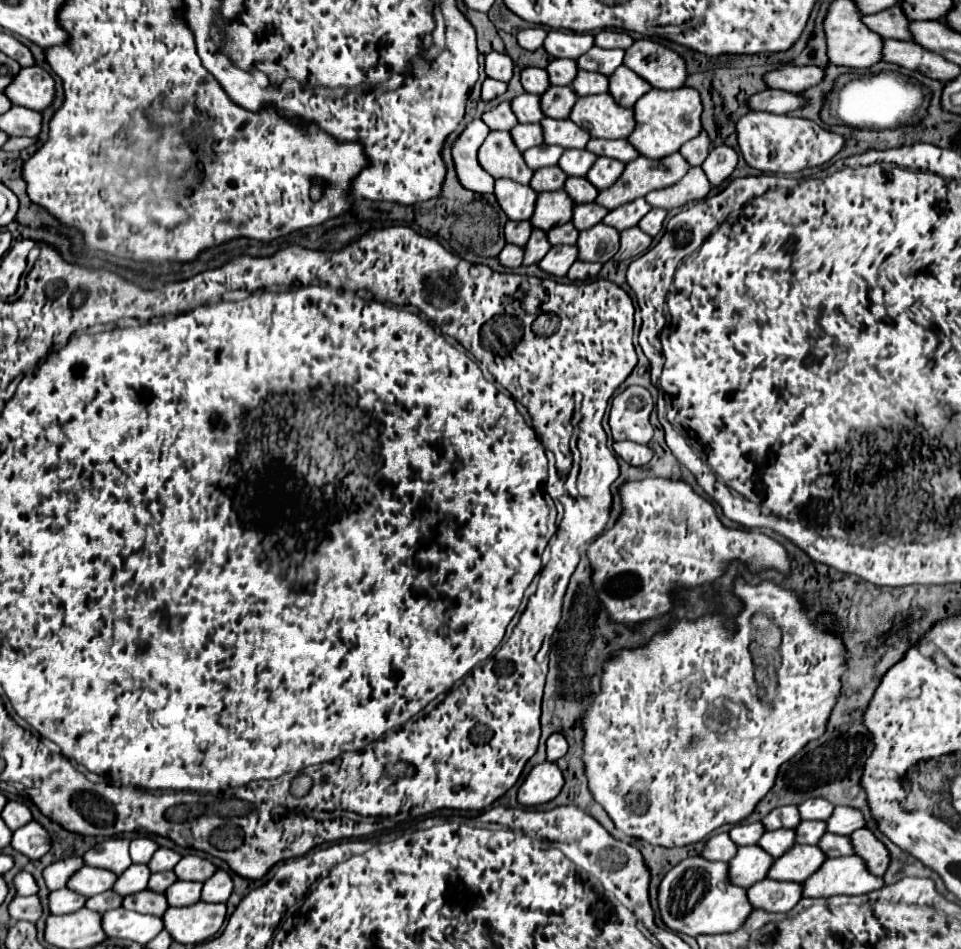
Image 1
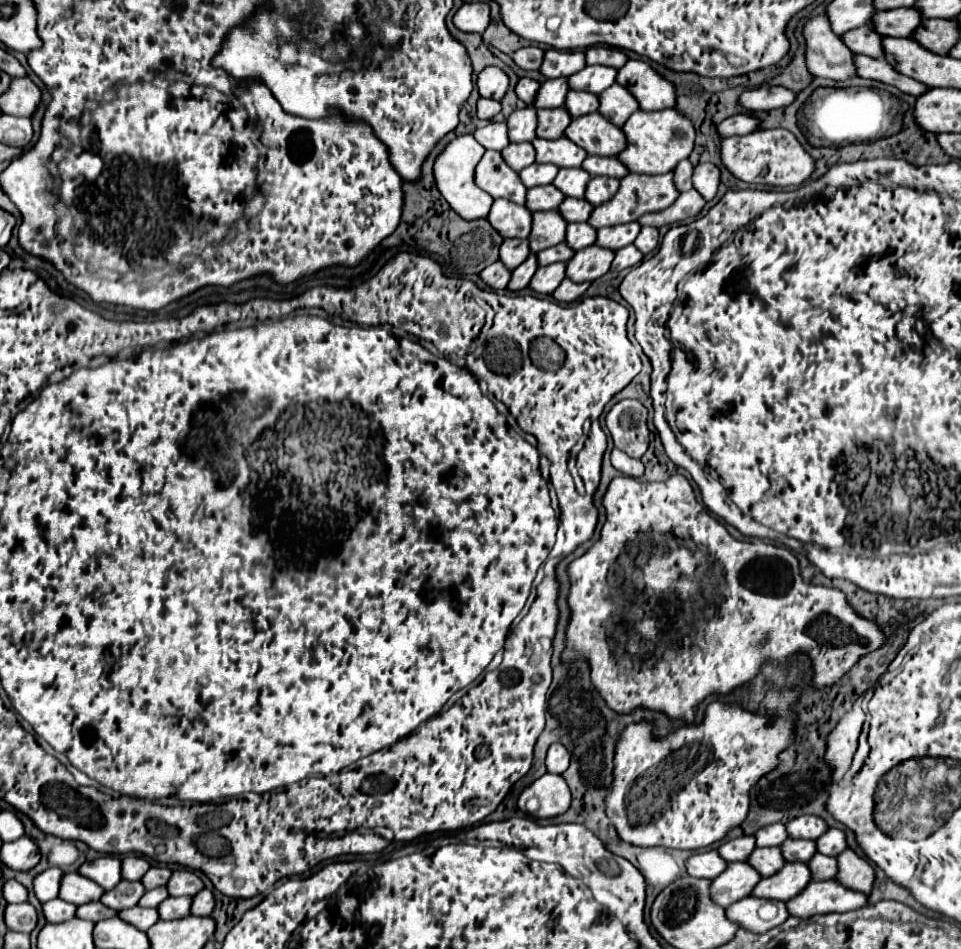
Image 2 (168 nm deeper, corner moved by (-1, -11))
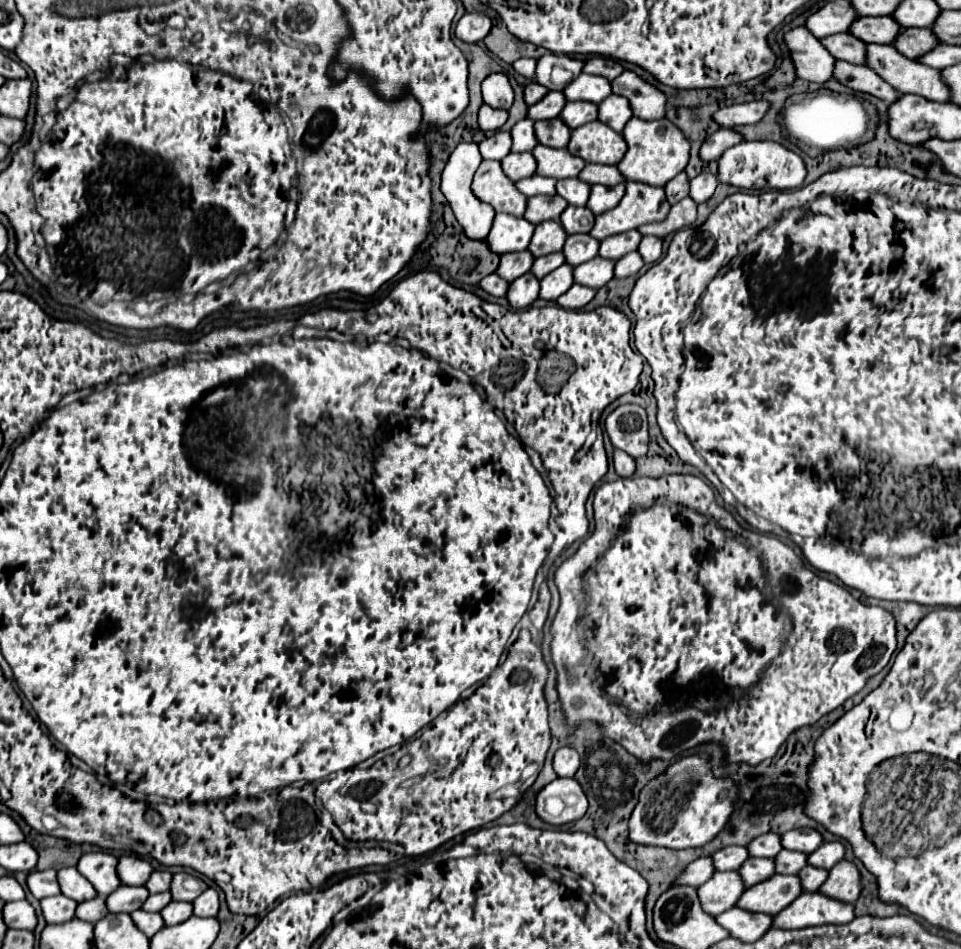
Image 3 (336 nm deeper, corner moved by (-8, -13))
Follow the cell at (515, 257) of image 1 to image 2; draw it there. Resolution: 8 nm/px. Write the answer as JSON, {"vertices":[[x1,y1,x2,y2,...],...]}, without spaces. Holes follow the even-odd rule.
{"vertices":[[496,261,496,263,492,263,490,267,486,267,486,269,480,273,480,277,482,277,490,287,494,287,494,289,504,289,504,287,508,285,510,277,512,277,512,271,506,269,502,261]]}

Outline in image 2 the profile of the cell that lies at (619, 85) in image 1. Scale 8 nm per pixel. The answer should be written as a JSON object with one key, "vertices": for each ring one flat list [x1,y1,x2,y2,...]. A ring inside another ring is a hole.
{"vertices":[[614,83,600,95,598,111,618,127,622,127,628,121,628,117,638,109,640,107,638,107,636,97,632,97,632,93,628,93,628,89,624,89,624,85]]}

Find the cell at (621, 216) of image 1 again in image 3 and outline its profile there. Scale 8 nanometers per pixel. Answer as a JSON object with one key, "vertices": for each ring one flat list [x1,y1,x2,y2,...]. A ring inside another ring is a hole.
{"vertices":[[627,231,623,235,611,235,611,237,601,241,599,255,605,257,605,259,617,261,623,255,635,251,639,247,639,241,641,241,641,233,639,231]]}

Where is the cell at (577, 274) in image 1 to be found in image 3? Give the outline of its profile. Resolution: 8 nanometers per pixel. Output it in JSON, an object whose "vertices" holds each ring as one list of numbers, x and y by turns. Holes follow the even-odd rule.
{"vertices":[[575,283,567,293,563,293,557,299,557,305,561,305,563,309,583,309,593,297,595,297,595,289]]}

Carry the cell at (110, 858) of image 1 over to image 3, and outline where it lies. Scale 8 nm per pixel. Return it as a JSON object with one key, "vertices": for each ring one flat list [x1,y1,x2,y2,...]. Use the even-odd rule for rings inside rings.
{"vertices":[[107,851,85,853,79,859,77,869,91,881,95,891,103,897,111,895,111,891,115,891,121,885,117,877,117,857]]}

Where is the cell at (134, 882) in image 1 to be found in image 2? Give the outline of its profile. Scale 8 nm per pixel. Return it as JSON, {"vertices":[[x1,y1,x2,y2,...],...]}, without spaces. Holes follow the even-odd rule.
{"vertices":[[122,879,114,889,106,891,102,895,102,903,116,909,116,911,122,911,122,909,128,909,128,907,136,907,140,897,144,895,144,885,142,881,126,881]]}

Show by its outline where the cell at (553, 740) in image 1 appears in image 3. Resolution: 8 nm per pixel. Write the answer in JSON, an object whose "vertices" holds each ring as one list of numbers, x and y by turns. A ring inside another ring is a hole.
{"vertices":[[561,747,555,753,553,759,553,769,559,777,573,777,575,771,579,769,581,761,579,761,579,753,573,747]]}

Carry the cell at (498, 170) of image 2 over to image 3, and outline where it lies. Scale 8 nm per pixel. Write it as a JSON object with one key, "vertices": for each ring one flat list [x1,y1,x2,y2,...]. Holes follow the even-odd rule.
{"vertices":[[481,161,475,171,471,191,483,203,489,203,495,213,509,213,523,217,527,207,527,197,517,191,515,183,503,173,499,161]]}

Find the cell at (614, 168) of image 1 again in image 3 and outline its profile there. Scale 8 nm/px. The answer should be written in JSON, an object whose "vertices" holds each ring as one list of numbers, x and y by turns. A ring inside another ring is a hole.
{"vertices":[[619,183,615,187,591,185,591,195,589,195,587,207,593,211,593,215,599,215,599,213,613,209,621,201,623,195,625,195,625,183]]}

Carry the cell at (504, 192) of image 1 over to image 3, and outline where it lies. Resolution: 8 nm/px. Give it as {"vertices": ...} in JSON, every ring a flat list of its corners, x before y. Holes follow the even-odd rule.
{"vertices":[[497,213,491,233,487,235,487,245,497,255,511,253,511,251,525,251,533,237,533,229,535,225,531,225,523,217]]}

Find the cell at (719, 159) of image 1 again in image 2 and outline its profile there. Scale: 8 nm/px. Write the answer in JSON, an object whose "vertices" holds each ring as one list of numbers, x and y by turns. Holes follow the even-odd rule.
{"vertices":[[704,163,704,165,696,165,694,167,694,175,692,175,692,183,694,189,706,199,714,199,718,185,720,185,720,169,712,163]]}

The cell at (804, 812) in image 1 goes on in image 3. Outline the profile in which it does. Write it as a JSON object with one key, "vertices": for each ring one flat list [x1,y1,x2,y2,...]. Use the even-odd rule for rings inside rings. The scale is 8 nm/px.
{"vertices":[[793,829,781,835,781,845,791,851,807,851,813,853,821,845,821,835,815,829]]}

